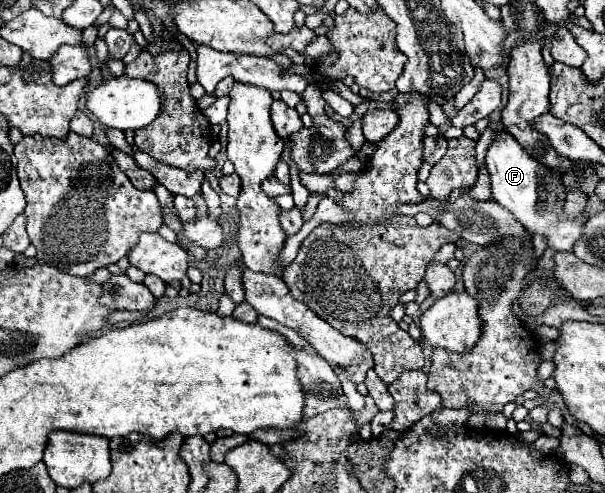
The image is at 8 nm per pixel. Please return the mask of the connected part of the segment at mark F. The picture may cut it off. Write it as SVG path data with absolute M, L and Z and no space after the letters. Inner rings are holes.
M506 130L496 132L492 144L488 146L488 152L484 156L484 166L490 174L490 190L494 200L504 206L506 210L510 210L514 214L514 218L524 224L524 228L530 234L544 234L548 238L548 246L556 248L556 250L566 250L570 252L576 244L576 240L582 236L582 226L588 220L588 214L584 212L580 218L570 220L564 216L562 210L556 210L556 192L554 192L554 184L552 184L552 172L546 166L540 166L534 158L530 158L526 154L526 150L516 142L516 138L512 134L508 134ZM544 182L546 184L546 194L548 194L548 202L540 204L538 198L538 184Z

